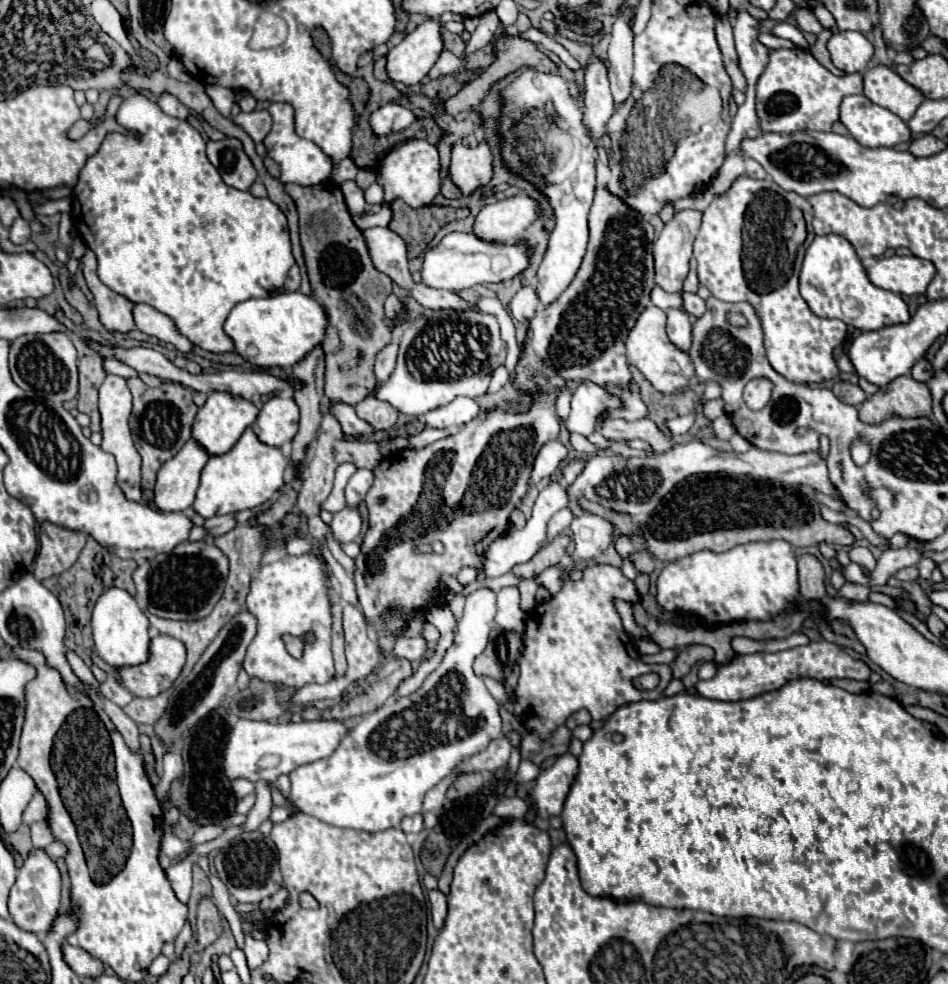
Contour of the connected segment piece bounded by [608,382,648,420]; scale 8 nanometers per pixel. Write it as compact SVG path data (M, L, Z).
M632 382L630 390L620 390L620 392L622 392L620 398L624 402L624 408L610 410L608 412L610 416L622 416L624 420L638 420L638 418L648 416L648 408L646 408L646 404L640 398L640 390L638 390L636 382Z

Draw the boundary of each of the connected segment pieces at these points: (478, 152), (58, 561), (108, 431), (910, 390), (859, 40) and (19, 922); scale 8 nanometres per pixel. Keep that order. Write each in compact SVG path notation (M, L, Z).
M480 142L476 150L454 146L450 174L464 196L470 196L476 188L484 186L492 176L492 158L486 142Z
M42 522L40 552L34 560L34 576L38 580L44 580L62 574L78 560L78 554L84 544L86 536L82 532L70 532L66 528L58 528L56 524Z
M108 374L104 384L100 386L100 414L102 414L102 450L110 452L116 458L118 464L118 486L124 490L128 500L140 500L142 488L140 488L140 456L134 448L128 418L132 412L132 394L128 390L128 384L124 378Z
M898 376L890 384L882 386L872 394L858 410L858 416L866 424L878 424L892 414L904 418L930 416L932 414L932 396L924 382L916 382L912 376Z
M838 32L828 40L832 64L842 72L862 72L874 54L872 44L860 32Z
M32 850L30 856L26 858L24 866L18 870L16 884L10 890L8 910L10 910L12 922L26 932L34 932L34 934L48 932L58 914L60 888L62 888L62 880L60 880L56 862L52 858L48 858L44 850Z

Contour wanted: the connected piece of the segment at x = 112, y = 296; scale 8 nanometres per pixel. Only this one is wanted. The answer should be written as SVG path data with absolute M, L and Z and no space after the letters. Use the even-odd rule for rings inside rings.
M88 250L82 258L82 272L84 272L84 278L88 282L88 288L94 294L94 306L100 314L102 324L110 332L132 330L134 328L134 316L132 316L134 302L122 294L112 292L108 286L104 286L96 274L96 266L98 266L96 254L92 250Z

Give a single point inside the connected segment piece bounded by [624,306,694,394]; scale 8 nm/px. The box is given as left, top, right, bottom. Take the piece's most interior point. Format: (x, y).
(647, 347)

